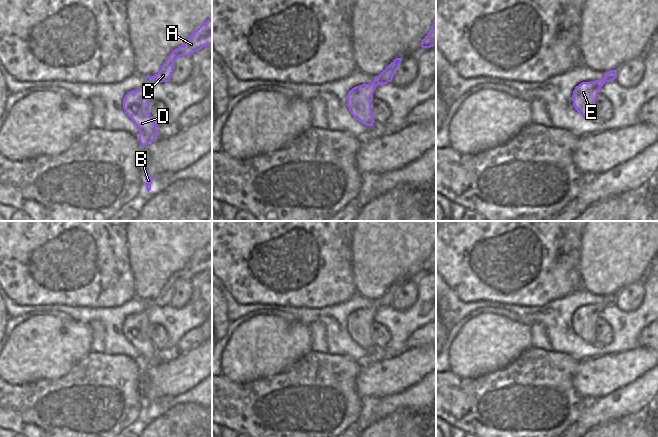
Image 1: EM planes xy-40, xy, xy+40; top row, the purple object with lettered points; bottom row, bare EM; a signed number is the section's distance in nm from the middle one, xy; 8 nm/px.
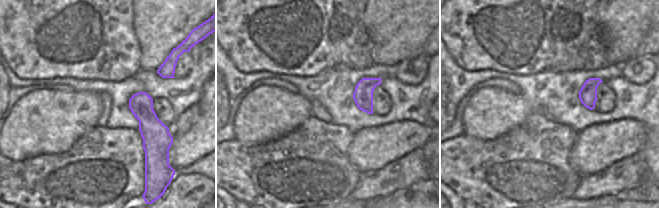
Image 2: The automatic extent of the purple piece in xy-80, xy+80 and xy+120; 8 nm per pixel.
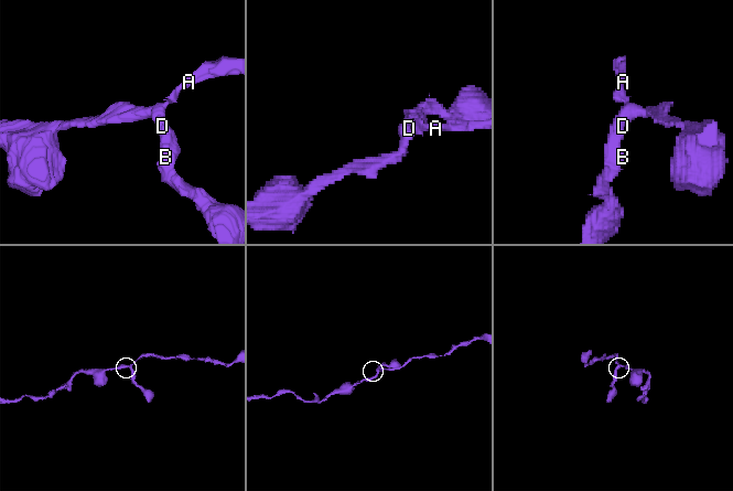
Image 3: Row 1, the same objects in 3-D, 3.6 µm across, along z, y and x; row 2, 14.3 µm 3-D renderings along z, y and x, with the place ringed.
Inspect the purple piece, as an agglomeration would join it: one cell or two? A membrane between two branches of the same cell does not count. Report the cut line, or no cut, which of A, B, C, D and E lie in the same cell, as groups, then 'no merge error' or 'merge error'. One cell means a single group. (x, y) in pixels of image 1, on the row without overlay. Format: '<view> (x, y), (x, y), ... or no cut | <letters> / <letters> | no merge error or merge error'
no cut | A B C D E | no merge error

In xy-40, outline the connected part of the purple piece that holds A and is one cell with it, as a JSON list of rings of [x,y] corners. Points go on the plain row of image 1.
[[[212,240],[199,250],[184,268],[169,278],[161,293],[154,300],[146,301],[156,306],[169,306],[175,285],[180,280],[191,280],[194,276],[210,269],[212,269]]]

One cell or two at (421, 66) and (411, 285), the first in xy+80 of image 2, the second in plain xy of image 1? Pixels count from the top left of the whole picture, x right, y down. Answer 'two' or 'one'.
one

